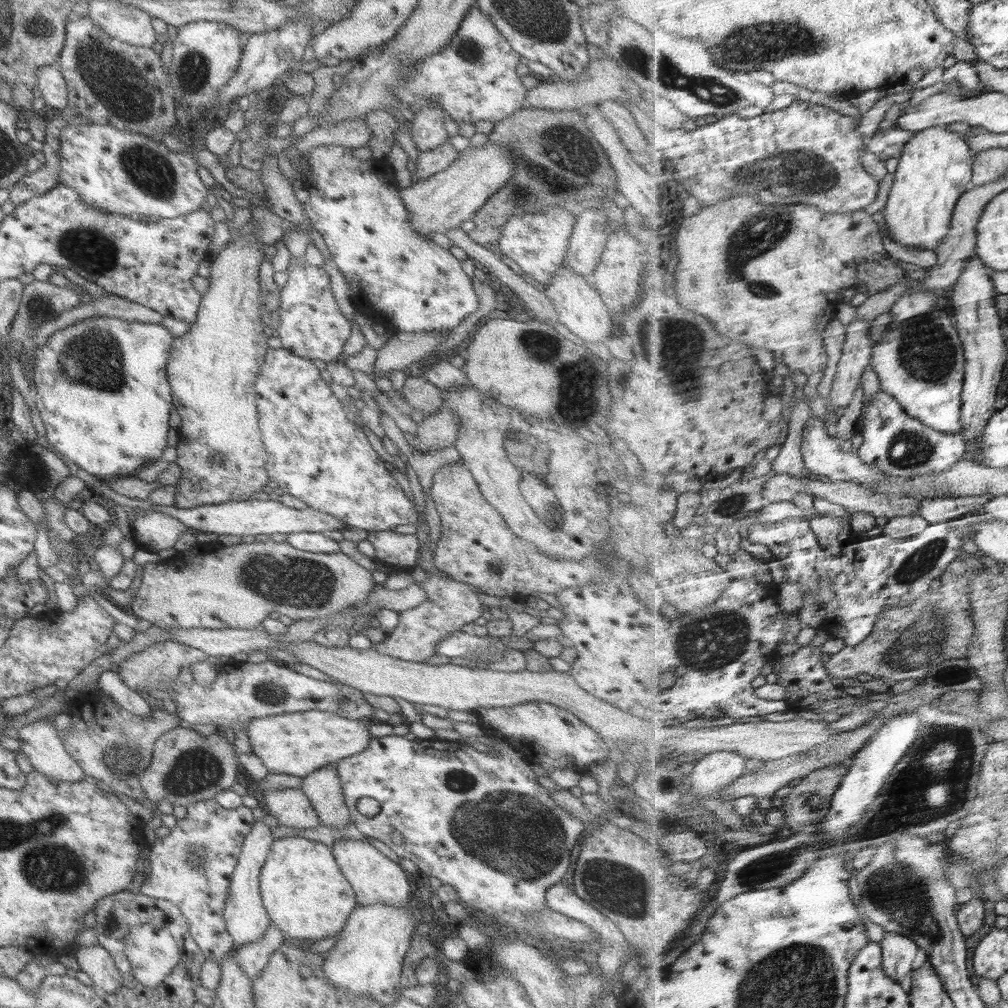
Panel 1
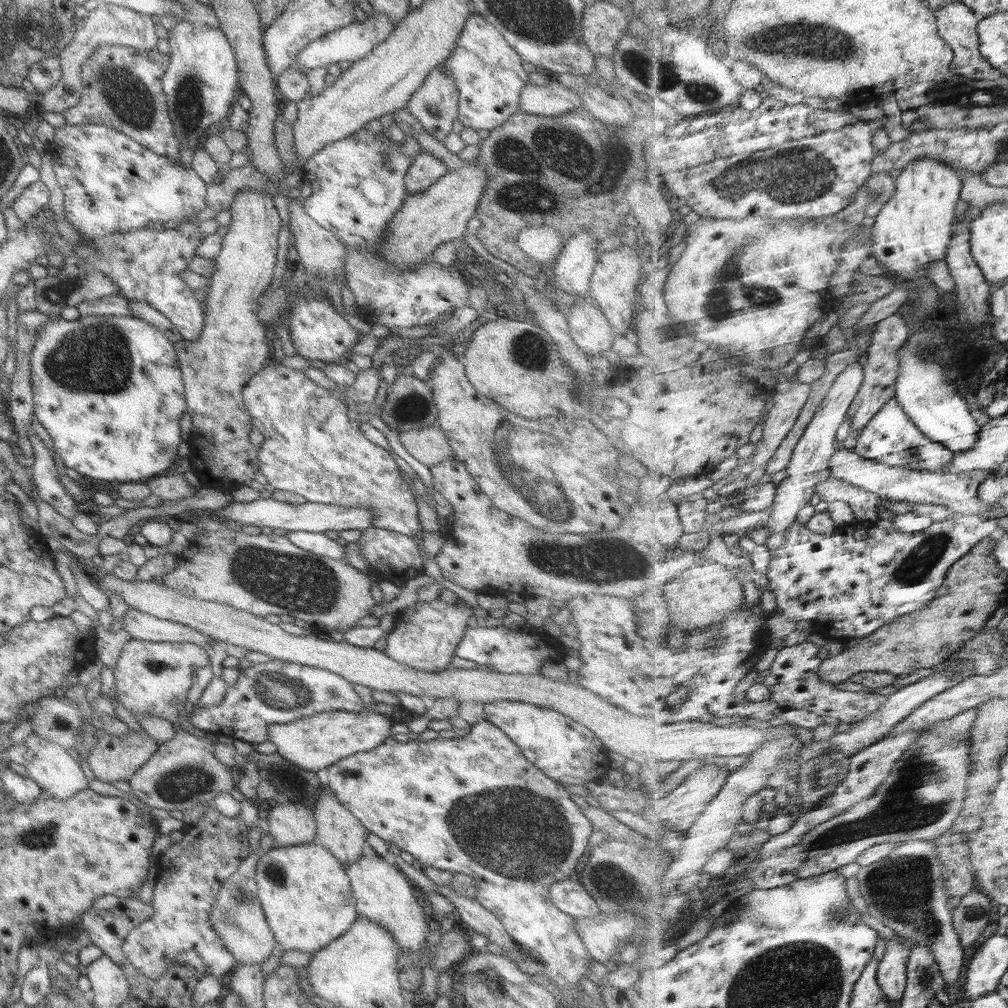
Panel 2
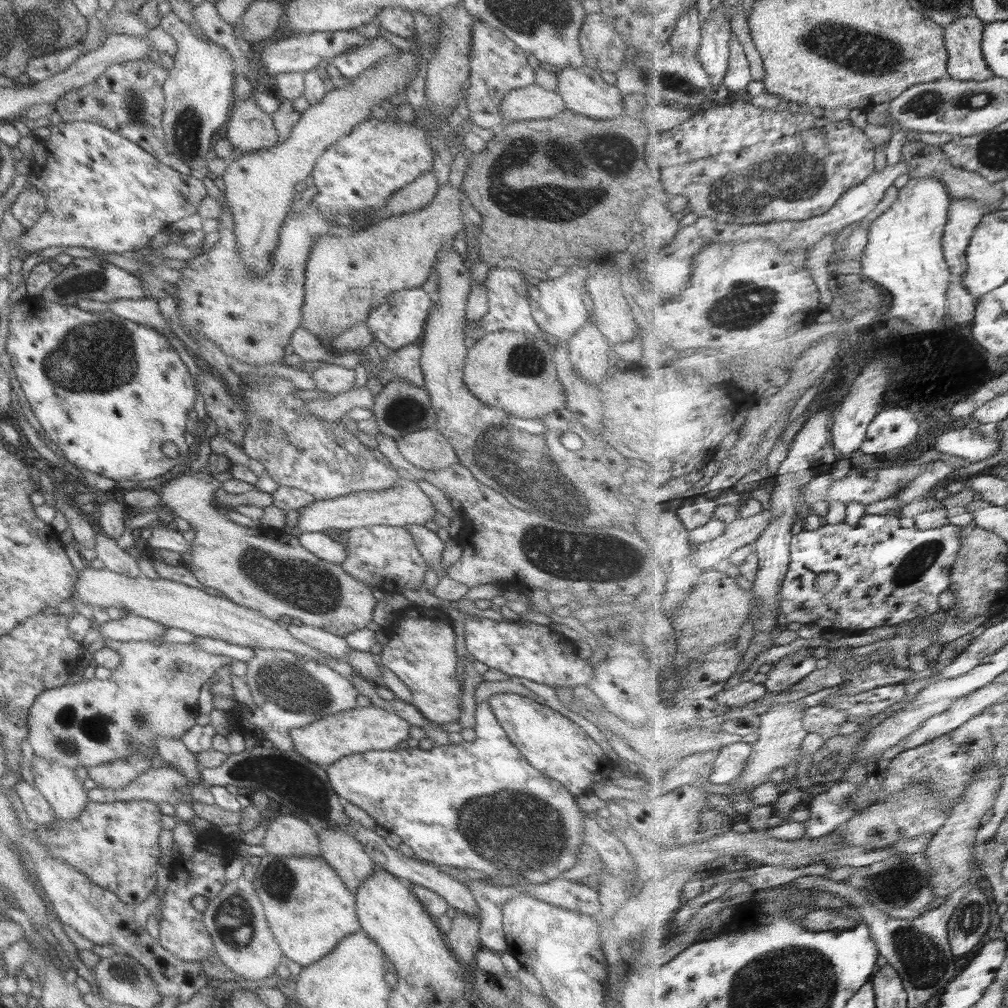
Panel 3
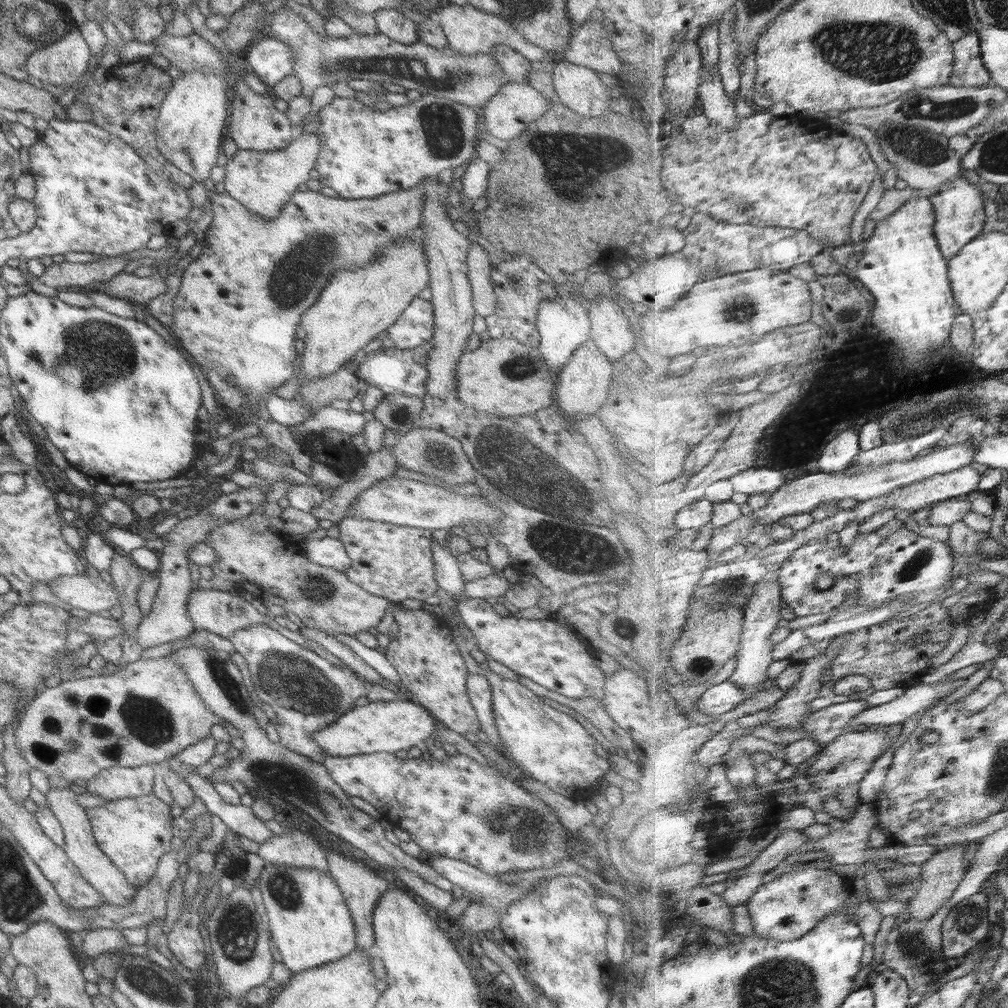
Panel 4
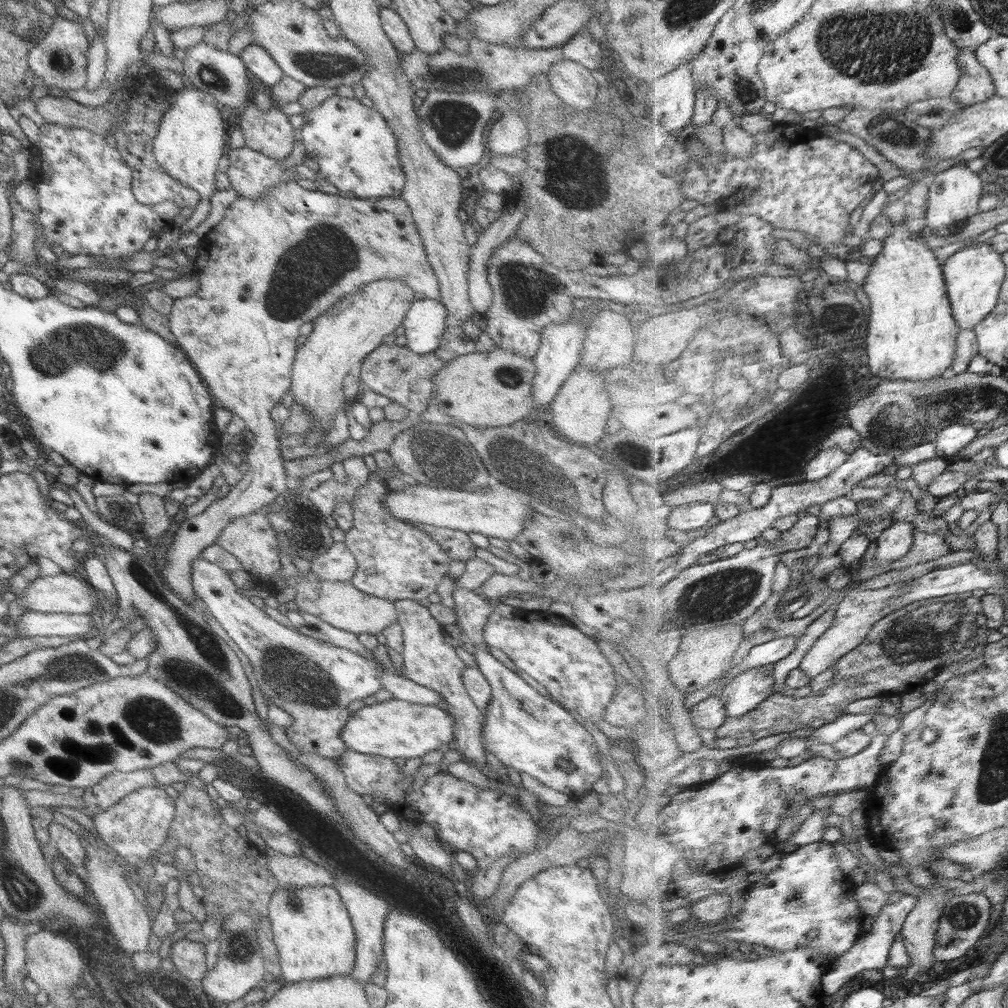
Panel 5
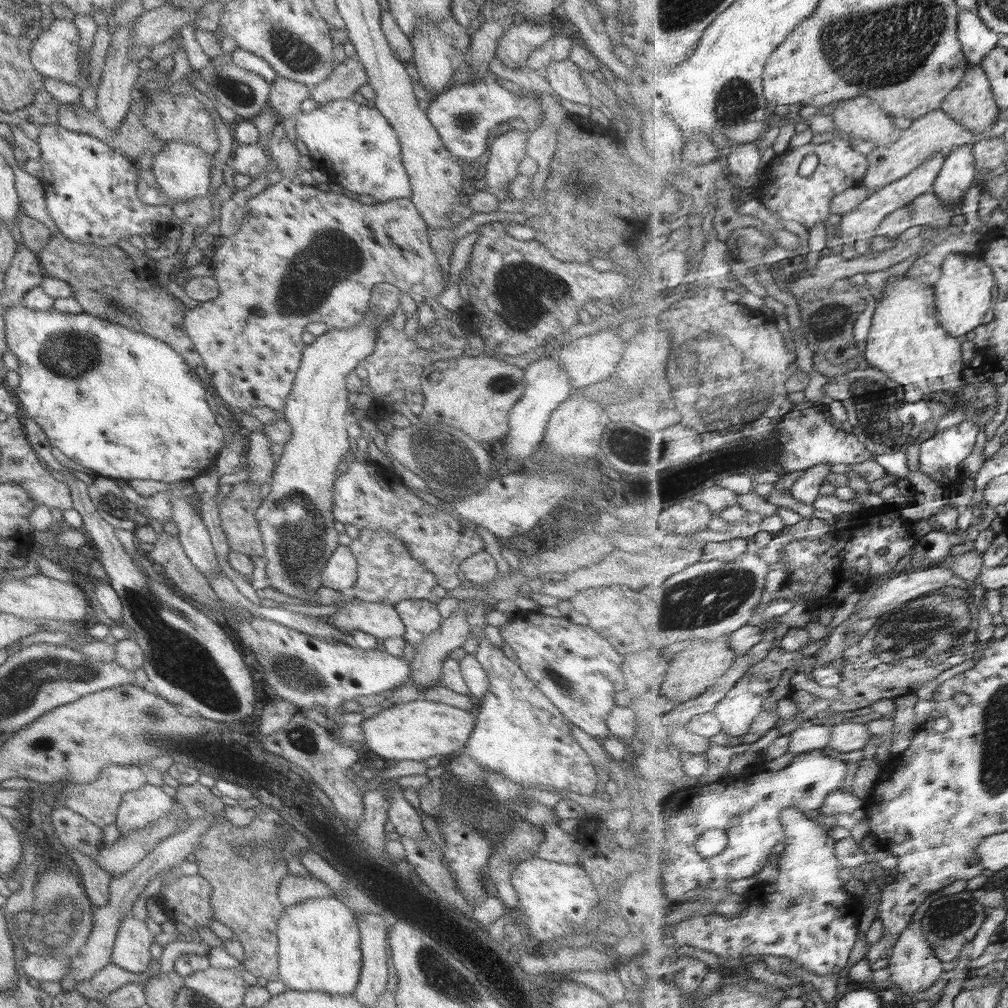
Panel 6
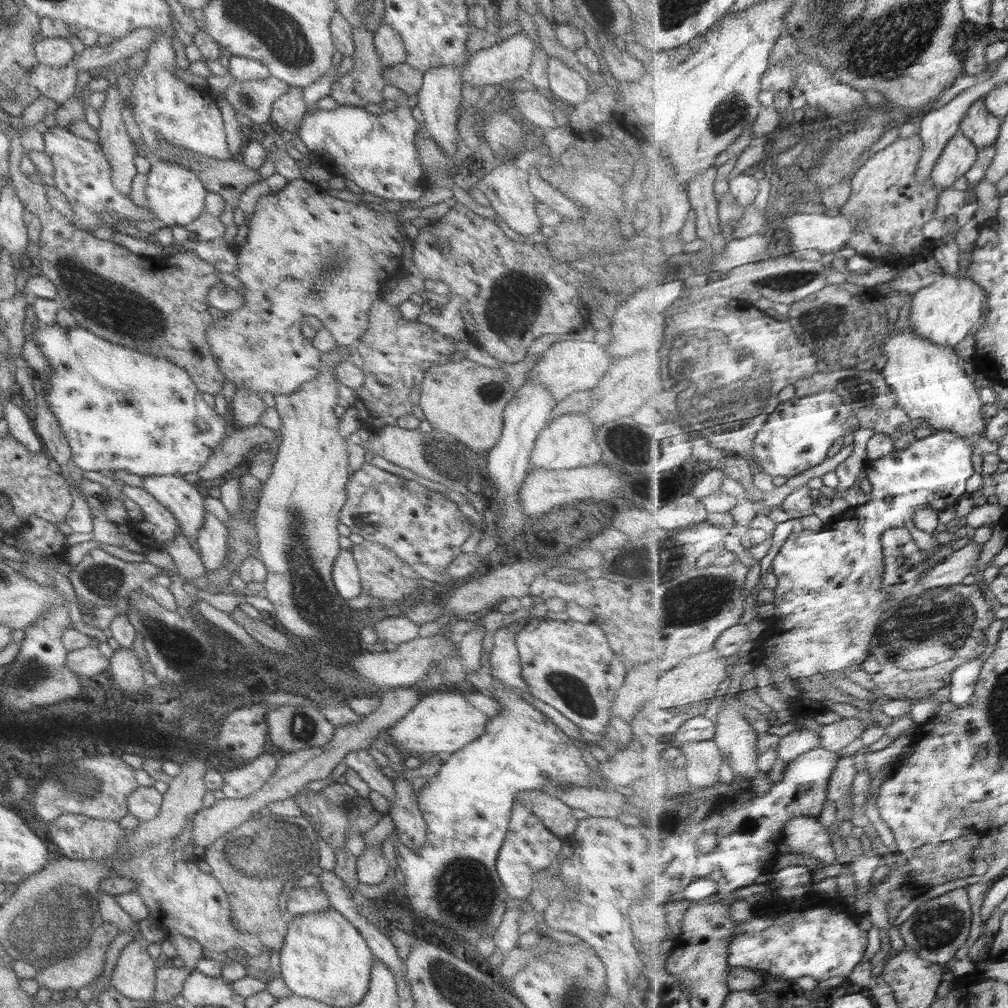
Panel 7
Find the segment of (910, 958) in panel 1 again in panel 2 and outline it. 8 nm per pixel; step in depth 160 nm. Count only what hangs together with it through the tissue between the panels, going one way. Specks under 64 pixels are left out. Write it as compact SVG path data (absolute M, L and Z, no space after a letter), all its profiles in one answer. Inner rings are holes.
M902 940L886 942L886 951L879 963L878 981L887 999L893 1000L893 1003L900 1003L903 999L908 984L909 955L910 948L903 946Z

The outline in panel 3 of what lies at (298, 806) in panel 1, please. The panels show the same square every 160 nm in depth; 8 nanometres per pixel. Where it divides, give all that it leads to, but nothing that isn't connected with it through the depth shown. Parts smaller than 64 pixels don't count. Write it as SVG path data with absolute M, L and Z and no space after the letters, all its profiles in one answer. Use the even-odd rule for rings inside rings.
M279 814L264 828L261 846L271 856L315 858L320 856L318 836L306 820Z

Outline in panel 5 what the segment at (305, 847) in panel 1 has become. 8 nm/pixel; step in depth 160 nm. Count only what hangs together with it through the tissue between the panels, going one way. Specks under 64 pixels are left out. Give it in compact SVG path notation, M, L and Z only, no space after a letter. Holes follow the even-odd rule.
M334 886L276 888L267 906L272 941L276 946L280 966L280 981L284 984L293 984L302 980L325 980L350 974L354 965L355 937L348 912Z

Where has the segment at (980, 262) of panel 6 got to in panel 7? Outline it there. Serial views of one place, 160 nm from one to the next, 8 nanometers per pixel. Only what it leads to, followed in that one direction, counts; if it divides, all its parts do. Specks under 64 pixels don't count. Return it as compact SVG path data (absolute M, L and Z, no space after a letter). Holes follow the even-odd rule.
M945 273L931 286L919 290L911 297L910 327L925 340L930 340L939 346L954 348L965 340L974 326L980 322L983 315L983 304L988 296L985 289L972 278L956 273Z

